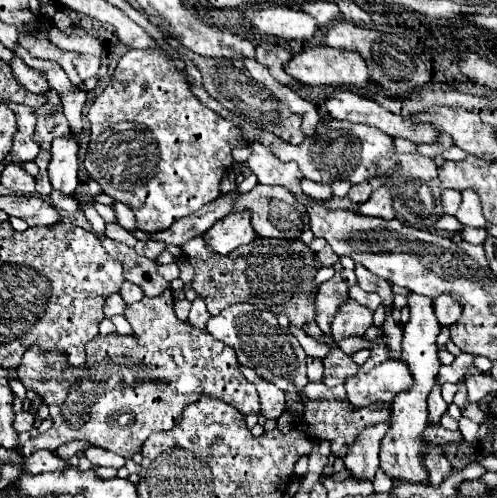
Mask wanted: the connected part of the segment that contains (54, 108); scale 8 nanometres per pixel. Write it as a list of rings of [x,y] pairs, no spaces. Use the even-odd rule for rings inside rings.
[[[48,90],[46,98],[48,98],[48,104],[36,110],[38,122],[36,122],[36,132],[34,132],[34,140],[40,144],[42,150],[50,150],[54,138],[60,138],[60,136],[68,138],[72,134],[68,120],[62,112],[60,96],[54,90]]]

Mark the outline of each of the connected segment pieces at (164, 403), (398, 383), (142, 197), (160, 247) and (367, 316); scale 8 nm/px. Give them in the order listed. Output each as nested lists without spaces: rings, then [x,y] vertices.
[[[170,290],[156,298],[144,296],[140,302],[128,306],[124,310],[124,316],[132,326],[132,334],[120,336],[118,332],[114,332],[110,336],[96,336],[86,346],[86,362],[78,368],[70,368],[62,352],[42,352],[42,348],[28,348],[24,352],[22,364],[16,368],[16,378],[26,386],[26,390],[42,396],[42,400],[50,408],[50,418],[54,422],[48,432],[30,438],[26,444],[36,450],[54,452],[66,442],[86,440],[90,446],[98,446],[124,458],[132,458],[132,454],[142,450],[142,444],[150,434],[174,428],[184,408],[196,402],[200,396],[222,398],[244,416],[248,416],[250,412],[258,414],[260,400],[256,386],[240,374],[236,352],[230,346],[214,340],[210,332],[196,330],[180,322],[174,314],[174,298]]]
[[[386,360],[370,372],[358,372],[344,384],[348,402],[354,408],[370,406],[376,400],[392,402],[400,390],[410,388],[412,376],[402,360]]]
[[[154,48],[128,50],[120,58],[120,62],[118,62],[118,66],[116,66],[116,70],[114,70],[108,86],[94,98],[94,102],[90,104],[90,112],[88,112],[88,120],[90,120],[90,144],[88,144],[88,150],[86,150],[86,156],[84,156],[84,168],[86,168],[86,172],[90,174],[92,180],[96,180],[100,184],[100,188],[102,188],[104,194],[108,194],[110,198],[126,204],[134,212],[134,216],[136,216],[136,228],[138,230],[150,232],[150,234],[170,228],[174,224],[174,220],[190,216],[190,214],[198,212],[204,204],[216,200],[220,196],[220,180],[222,180],[222,176],[234,166],[232,148],[244,146],[244,142],[240,140],[240,130],[236,128],[236,124],[232,120],[226,120],[220,114],[216,114],[214,110],[206,108],[192,94],[188,94],[188,96],[176,96],[178,90],[190,90],[190,86],[188,86],[184,74],[174,66],[174,60],[168,54],[164,54],[162,50],[154,50]]]
[[[148,240],[147,242],[138,241],[135,246],[135,251],[141,256],[155,260],[155,258],[166,249],[166,244]]]
[[[348,300],[338,308],[330,324],[330,330],[334,340],[342,340],[350,336],[364,336],[364,332],[370,326],[372,326],[372,312],[366,306],[360,306],[358,302]]]

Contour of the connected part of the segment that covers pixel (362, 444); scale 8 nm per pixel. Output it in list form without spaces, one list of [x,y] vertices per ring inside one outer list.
[[[390,422],[374,424],[366,428],[356,438],[354,446],[350,446],[348,454],[342,458],[344,468],[350,472],[354,480],[370,480],[370,482],[374,480],[374,474],[380,468],[380,460],[378,460],[380,440],[388,428],[390,428]]]

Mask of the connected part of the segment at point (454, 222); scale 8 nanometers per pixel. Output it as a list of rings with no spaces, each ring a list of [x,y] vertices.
[[[445,214],[435,224],[436,229],[447,230],[451,233],[460,232],[464,225],[456,217]]]

